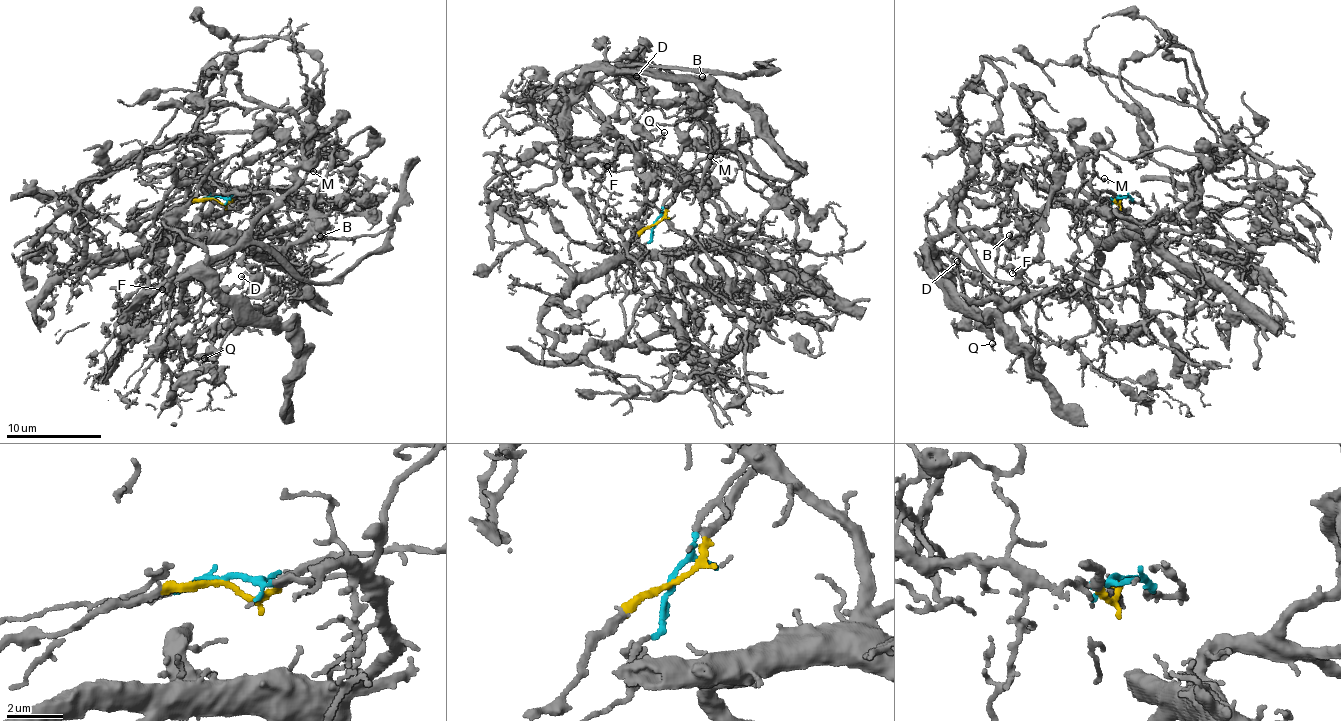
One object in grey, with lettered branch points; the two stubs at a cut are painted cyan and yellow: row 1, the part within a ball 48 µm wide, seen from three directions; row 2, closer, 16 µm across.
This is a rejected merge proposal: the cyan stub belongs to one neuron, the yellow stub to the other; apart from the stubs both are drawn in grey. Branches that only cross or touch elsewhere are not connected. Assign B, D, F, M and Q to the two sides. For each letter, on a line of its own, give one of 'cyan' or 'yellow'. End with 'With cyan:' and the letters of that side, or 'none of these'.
B: yellow
D: yellow
F: yellow
M: yellow
Q: yellow
With cyan: none of these

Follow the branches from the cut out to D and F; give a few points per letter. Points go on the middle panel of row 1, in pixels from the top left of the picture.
D: (654, 225), (718, 140), (696, 97), (654, 101), (622, 73), (589, 77), (624, 101), (648, 86), (636, 76)
F: (654, 225), (718, 154), (699, 101), (654, 101), (622, 73), (591, 71), (585, 97), (616, 138), (607, 165)

